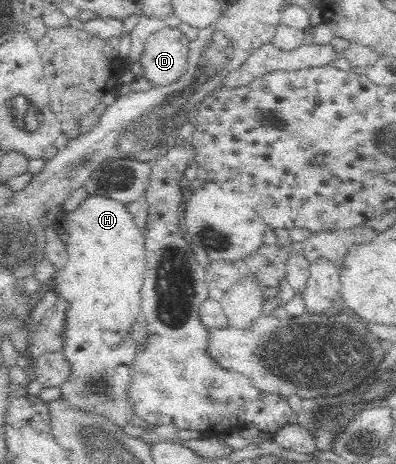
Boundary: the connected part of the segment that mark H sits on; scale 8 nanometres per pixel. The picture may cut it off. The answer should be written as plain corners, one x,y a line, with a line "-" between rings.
91,193
77,206
65,208
57,228
65,230
67,238
64,241
68,260
63,269
55,272
52,288
69,301
67,330
65,330
67,342
63,352
73,363
75,370
73,376
60,386
62,397
81,409
95,409
103,413
121,427
127,426
131,423
131,420
127,420
127,406
129,406
126,393
127,364
131,364
134,355
134,352
131,354
131,348
135,348
136,343
128,335
128,326
133,318
140,314
137,294
139,294
139,284
143,284
145,235
136,226
133,214
129,212
125,202
105,193

